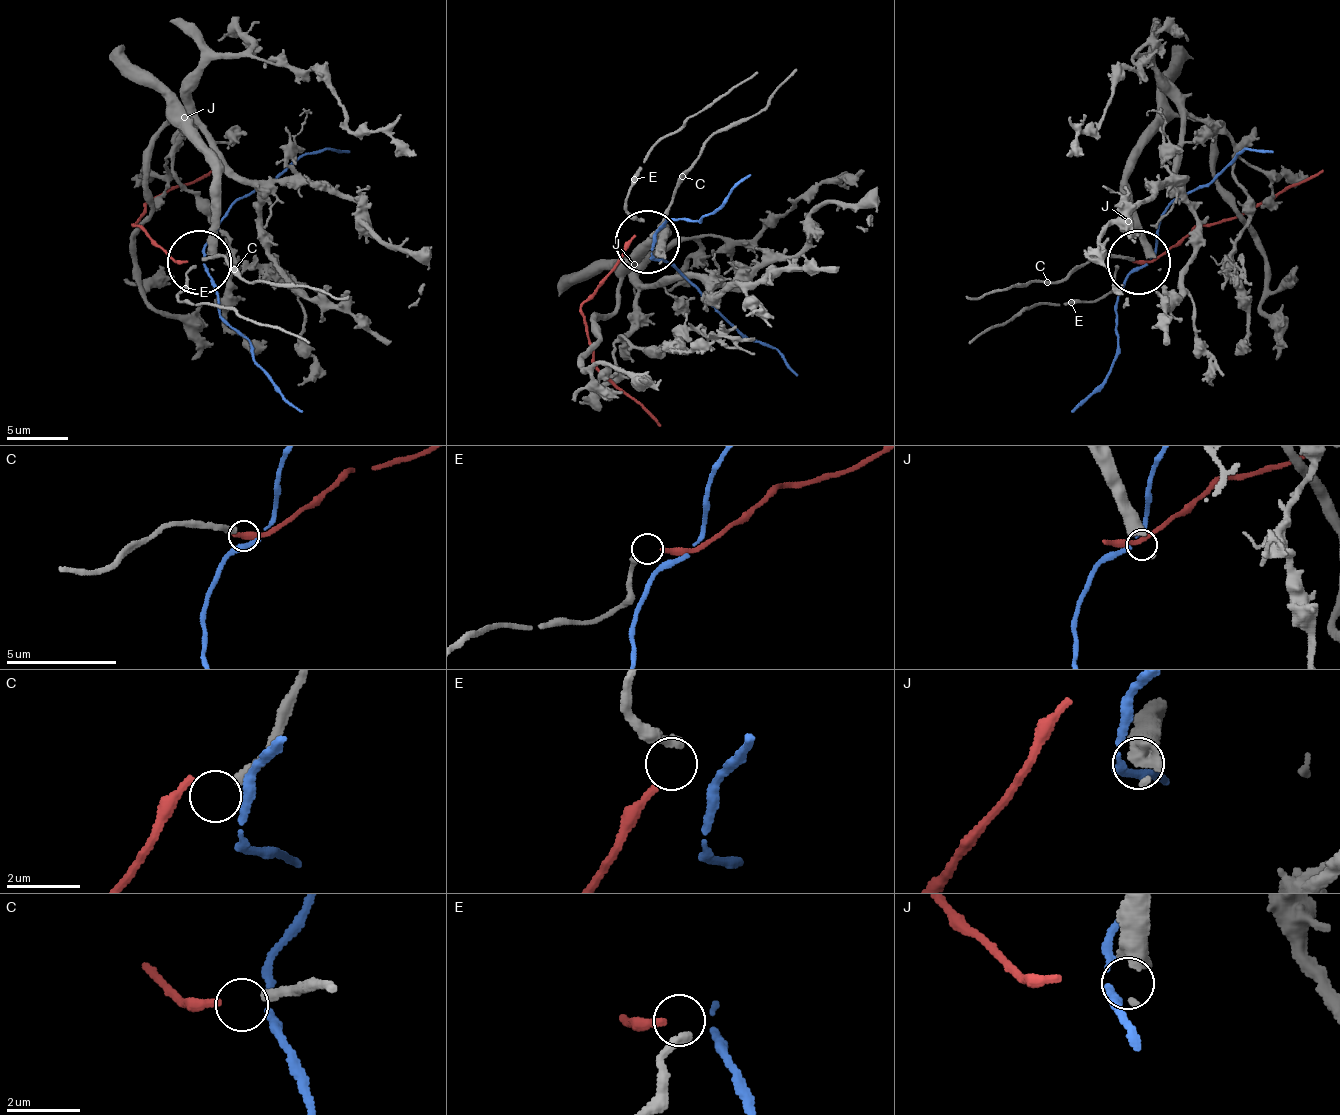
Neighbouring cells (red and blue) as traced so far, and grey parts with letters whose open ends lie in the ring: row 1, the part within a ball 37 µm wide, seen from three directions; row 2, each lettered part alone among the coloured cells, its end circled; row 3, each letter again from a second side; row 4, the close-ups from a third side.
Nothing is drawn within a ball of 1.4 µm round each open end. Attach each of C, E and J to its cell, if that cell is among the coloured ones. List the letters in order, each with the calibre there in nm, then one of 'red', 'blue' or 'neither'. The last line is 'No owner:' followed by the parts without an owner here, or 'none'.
C: 280 nm | neither
E: 220 nm | red
J: 550 nm | neither
No owner: C, J

